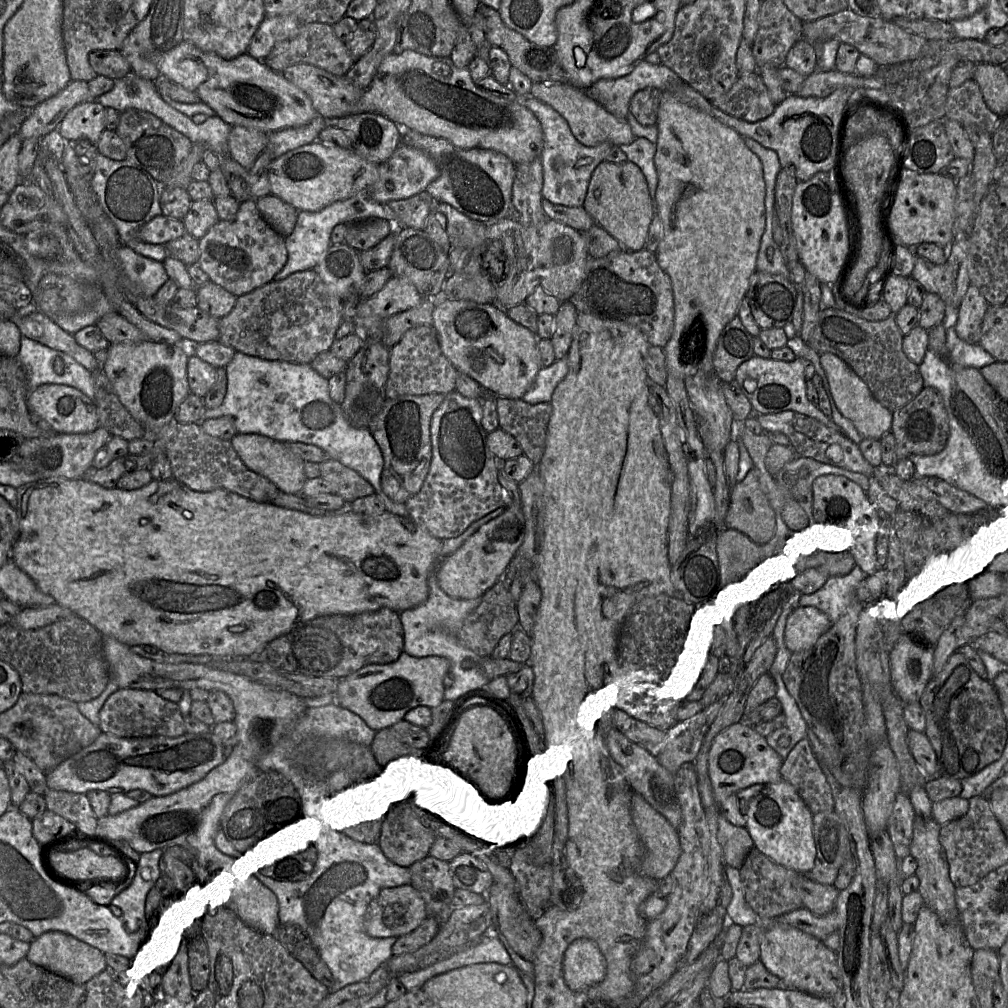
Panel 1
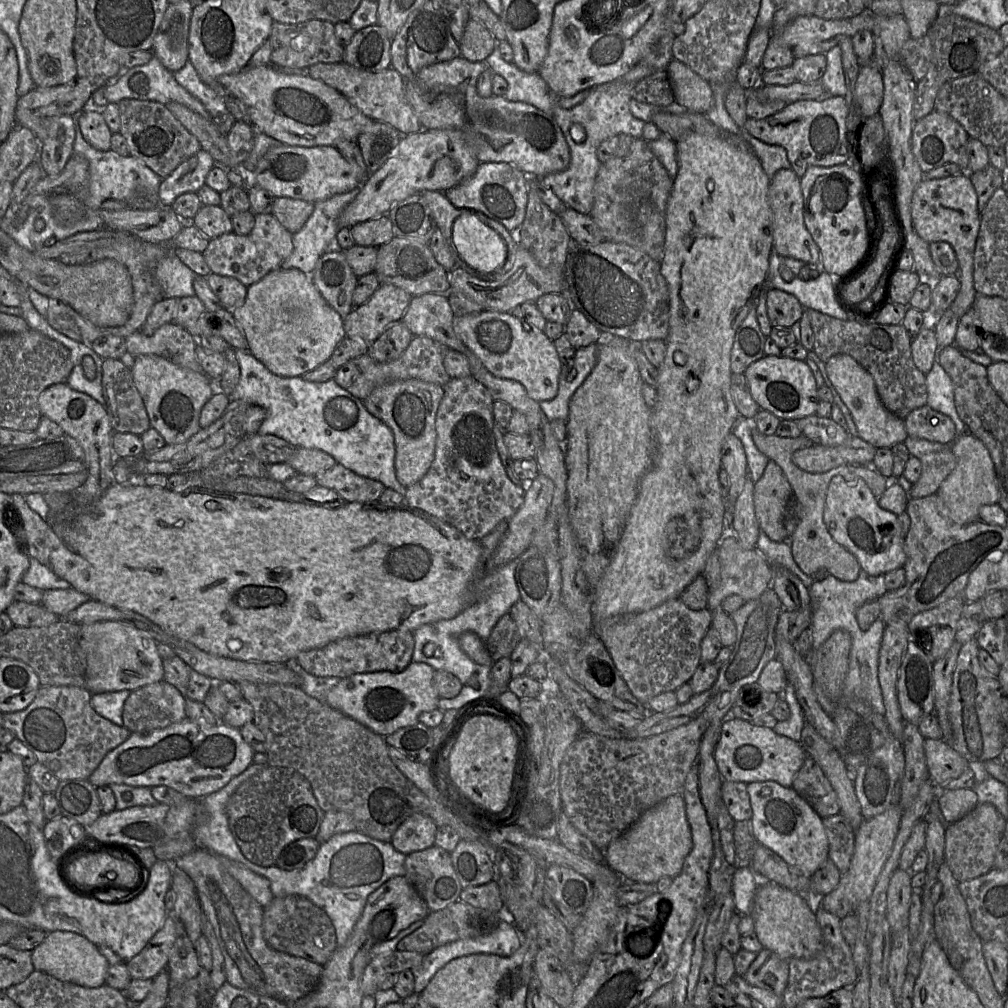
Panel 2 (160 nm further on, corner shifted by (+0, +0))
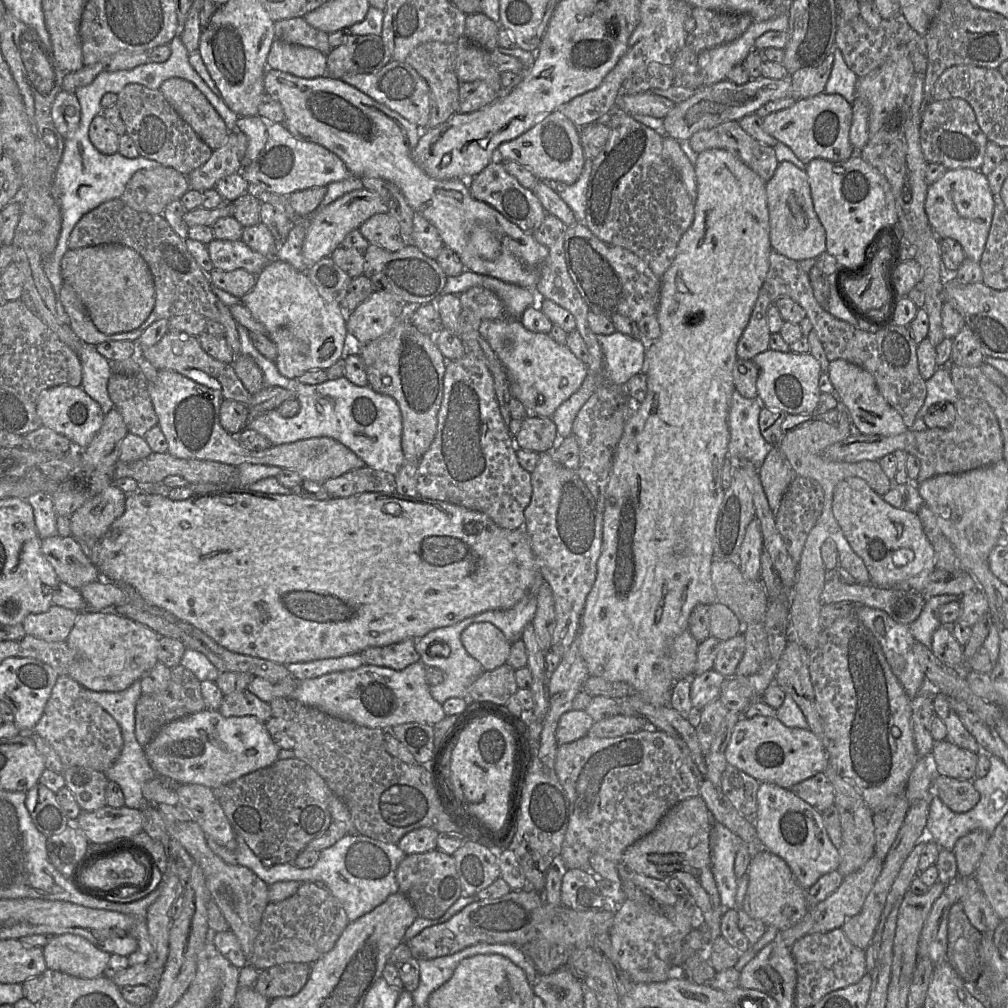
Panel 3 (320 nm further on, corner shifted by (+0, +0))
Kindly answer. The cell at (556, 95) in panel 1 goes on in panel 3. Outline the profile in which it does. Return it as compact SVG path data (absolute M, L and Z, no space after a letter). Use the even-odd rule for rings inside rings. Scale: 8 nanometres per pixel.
M761 77L743 85L723 80L709 86L702 86L690 98L675 104L675 107L663 119L665 135L676 140L689 140L698 131L710 129L725 122L738 122L742 117L755 113L762 105L790 96L794 96L794 90L788 77L783 79Z

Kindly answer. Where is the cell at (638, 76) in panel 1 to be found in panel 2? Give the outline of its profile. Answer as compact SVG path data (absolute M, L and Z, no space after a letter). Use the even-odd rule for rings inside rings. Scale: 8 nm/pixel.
M636 83L626 84L615 94L608 94L606 92L593 89L583 90L588 91L589 94L585 100L577 106L571 109L564 109L555 105L552 108L551 114L560 127L569 147L570 163L569 166L563 171L551 173L537 179L540 179L540 182L544 186L552 190L556 197L558 197L566 207L572 208L581 214L590 214L594 200L595 180L601 165L597 158L596 151L601 142L607 138L619 135L629 135L634 138L642 137L642 130L645 122L632 116L629 110L631 92L635 84Z

